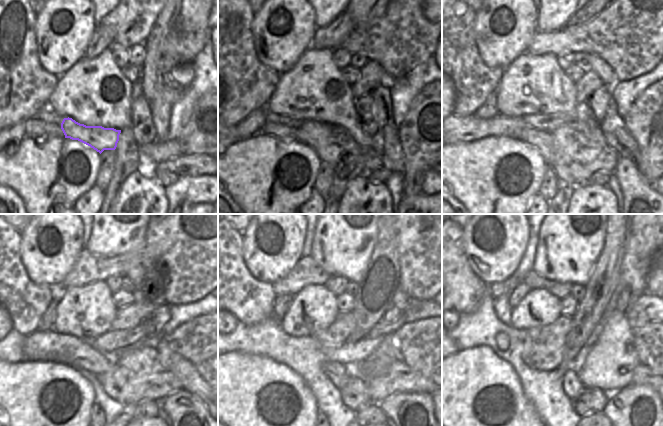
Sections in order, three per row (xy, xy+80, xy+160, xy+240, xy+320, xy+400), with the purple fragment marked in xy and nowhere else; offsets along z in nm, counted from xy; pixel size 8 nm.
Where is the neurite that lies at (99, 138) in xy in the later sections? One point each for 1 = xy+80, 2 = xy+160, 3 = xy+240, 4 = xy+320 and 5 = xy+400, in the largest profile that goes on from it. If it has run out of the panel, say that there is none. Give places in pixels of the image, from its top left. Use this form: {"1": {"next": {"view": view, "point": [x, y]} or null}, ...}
{"1": {"next": {"view": "xy+80", "point": [328, 140]}}, "2": {"next": {"view": "xy+160", "point": [577, 140]}}, "3": {"next": {"view": "xy+240", "point": [142, 365]}}, "4": {"next": {"view": "xy+320", "point": [386, 380]}}, "5": {"next": {"view": "xy+400", "point": [642, 376]}}}

